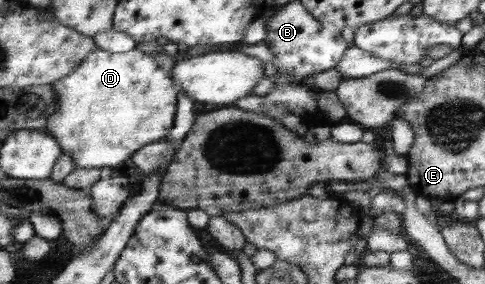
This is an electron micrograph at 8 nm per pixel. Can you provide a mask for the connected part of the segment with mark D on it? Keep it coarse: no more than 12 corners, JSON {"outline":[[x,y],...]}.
{"outline":[[96,45],[46,133],[106,172],[173,128],[173,79]]}

